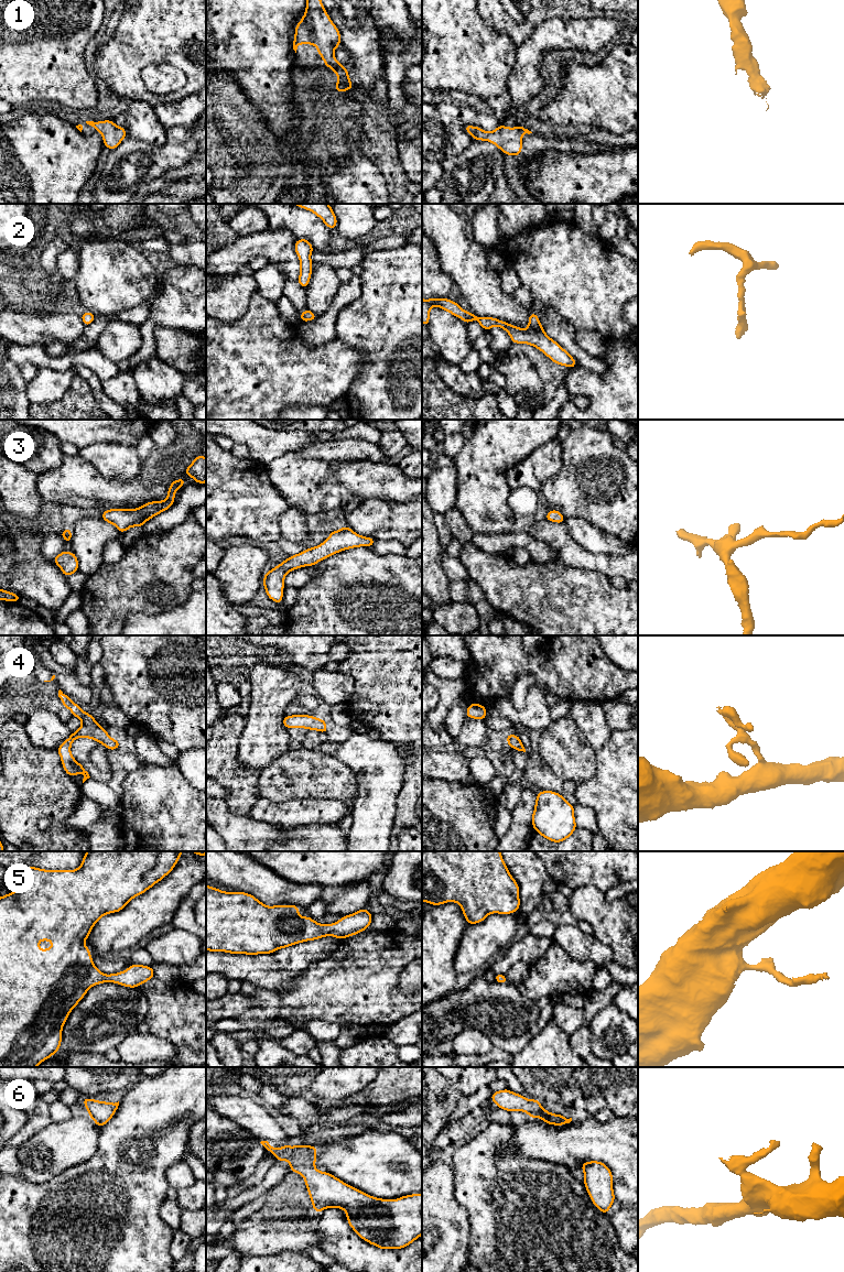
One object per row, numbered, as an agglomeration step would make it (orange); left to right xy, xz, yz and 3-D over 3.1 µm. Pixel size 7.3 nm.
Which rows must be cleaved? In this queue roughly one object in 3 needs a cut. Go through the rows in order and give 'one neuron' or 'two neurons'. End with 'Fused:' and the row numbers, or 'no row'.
1: one neuron
2: one neuron
3: one neuron
4: one neuron
5: one neuron
6: one neuron
Fused: no row

